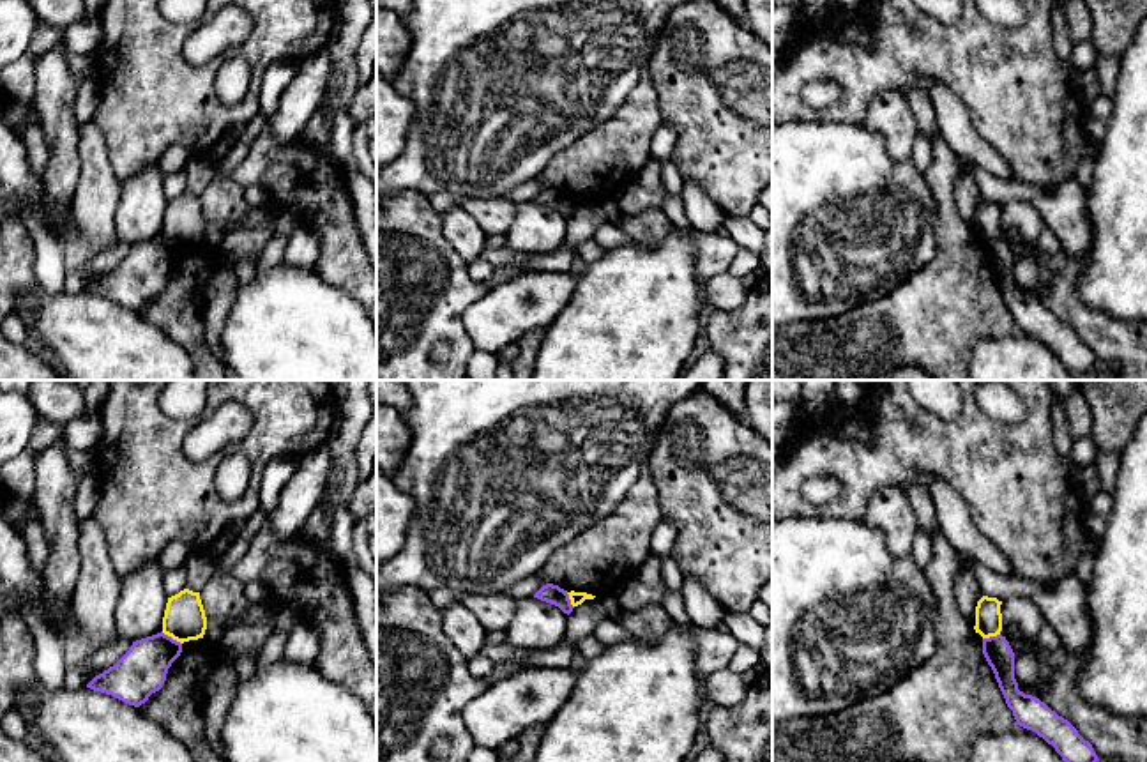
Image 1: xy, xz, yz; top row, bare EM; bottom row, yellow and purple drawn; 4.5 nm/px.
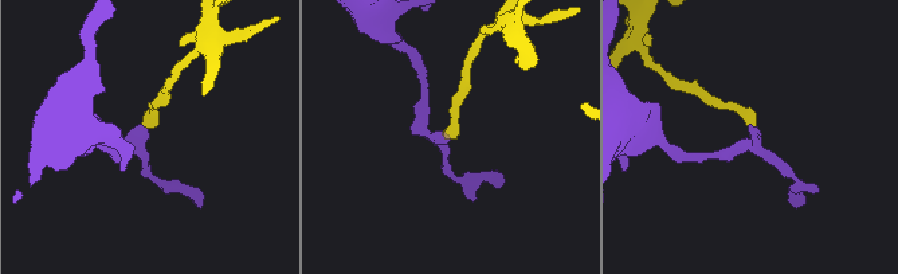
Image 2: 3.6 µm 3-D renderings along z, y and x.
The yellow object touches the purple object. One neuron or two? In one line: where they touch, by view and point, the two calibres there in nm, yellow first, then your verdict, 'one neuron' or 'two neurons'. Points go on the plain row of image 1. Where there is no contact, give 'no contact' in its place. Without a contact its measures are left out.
meets yellow in xy at (172, 241); 190 nm thick on the yellow side, 220 nm on the other; two neurons

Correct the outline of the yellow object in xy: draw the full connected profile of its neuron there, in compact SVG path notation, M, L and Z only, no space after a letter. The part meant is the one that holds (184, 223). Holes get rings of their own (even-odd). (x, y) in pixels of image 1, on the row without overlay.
M189 193L168 202L163 237L184 248L203 242L207 233L207 221L200 203L200 196Z

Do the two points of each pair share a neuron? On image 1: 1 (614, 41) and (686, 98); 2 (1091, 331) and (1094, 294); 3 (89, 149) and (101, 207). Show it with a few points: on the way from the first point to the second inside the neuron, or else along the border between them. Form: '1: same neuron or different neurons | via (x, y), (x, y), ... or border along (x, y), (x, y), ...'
1: different neurons | border along (663, 27), (644, 76)
2: different neurons | border along (1078, 269), (1077, 296), (1087, 306), (1128, 322)
3: same neuron | via (94, 163), (98, 193)

